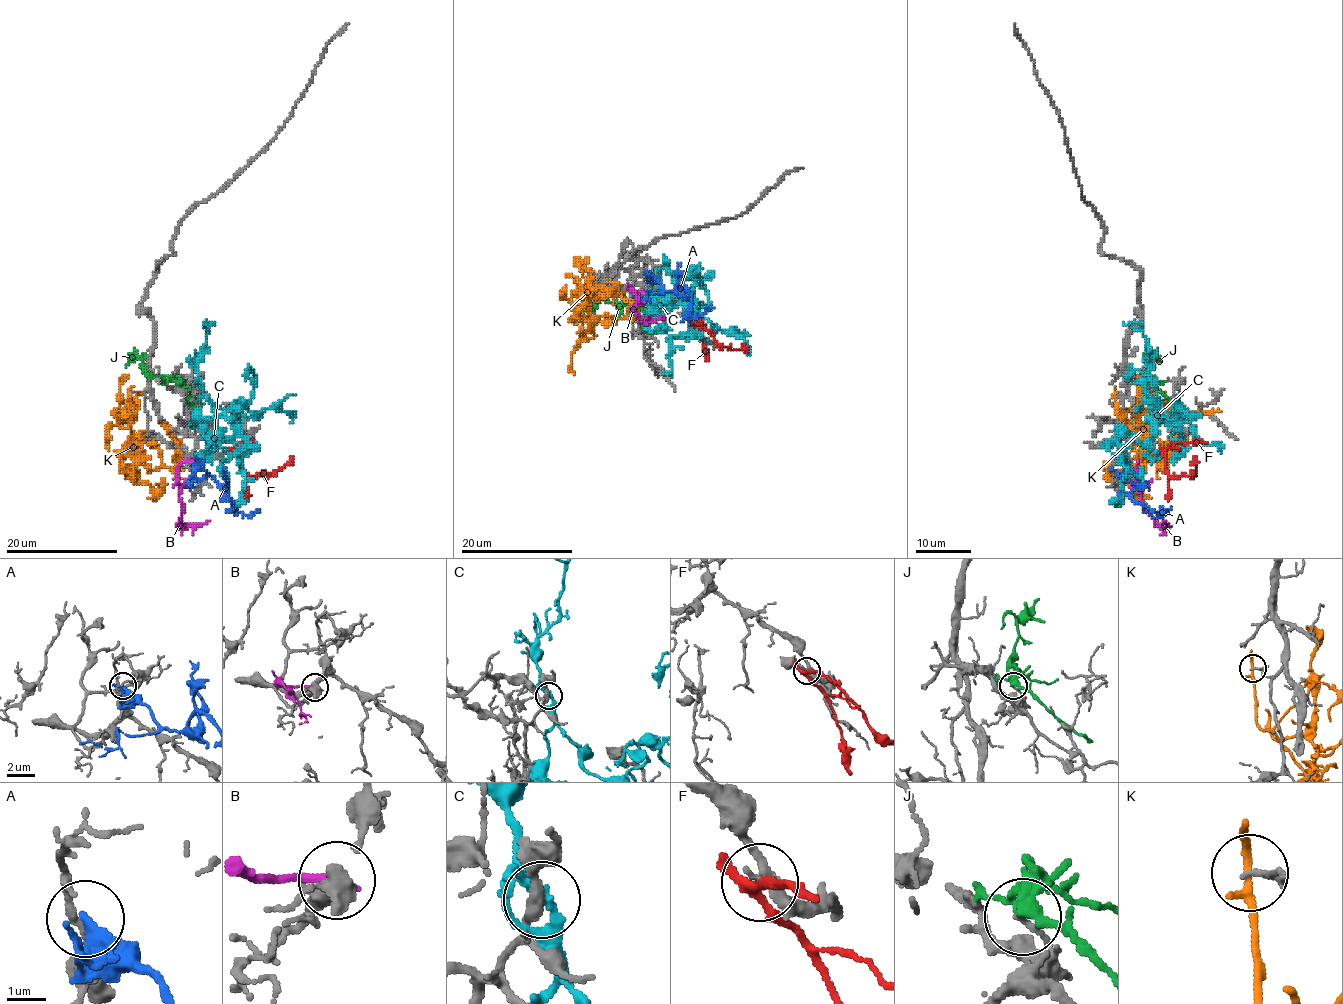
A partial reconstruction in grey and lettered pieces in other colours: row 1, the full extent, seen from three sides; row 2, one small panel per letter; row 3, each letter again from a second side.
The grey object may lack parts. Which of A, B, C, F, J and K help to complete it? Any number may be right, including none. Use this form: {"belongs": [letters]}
{"belongs": []}

